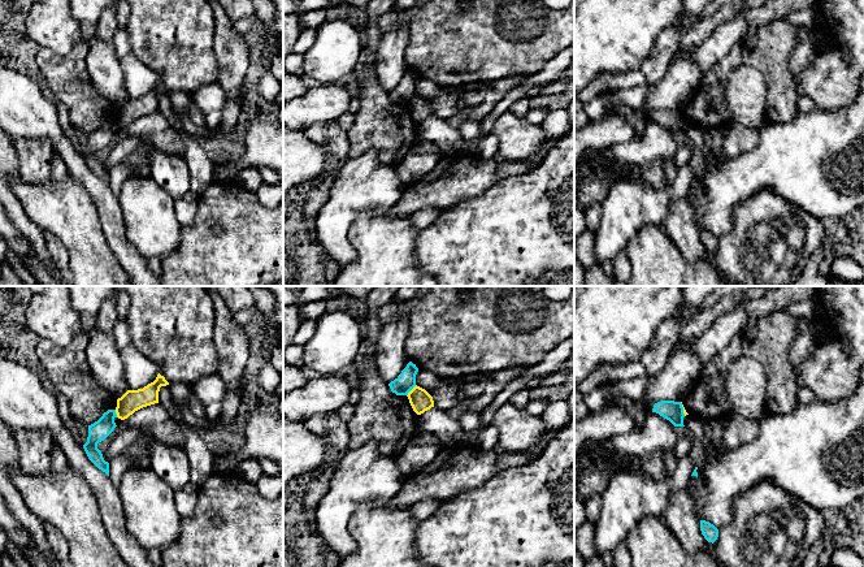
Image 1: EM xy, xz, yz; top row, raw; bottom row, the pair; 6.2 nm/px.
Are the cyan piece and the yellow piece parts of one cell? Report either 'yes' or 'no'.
no

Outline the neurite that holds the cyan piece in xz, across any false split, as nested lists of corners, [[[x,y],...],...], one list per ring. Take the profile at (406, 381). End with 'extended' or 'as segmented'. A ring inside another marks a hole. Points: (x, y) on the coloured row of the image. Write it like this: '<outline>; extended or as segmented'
[[[409,362],[401,373],[388,384],[392,393],[396,395],[408,395],[408,393],[416,386],[416,375],[418,368]]]; as segmented

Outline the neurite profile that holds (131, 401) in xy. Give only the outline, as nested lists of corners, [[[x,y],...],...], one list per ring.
[[[159,373],[156,380],[143,389],[127,390],[121,398],[117,399],[117,417],[125,420],[135,411],[159,403],[160,388],[166,385],[169,385],[169,382]]]

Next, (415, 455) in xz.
[[[411,441],[396,456],[396,466],[404,476],[412,476],[431,463],[439,454],[438,443]]]

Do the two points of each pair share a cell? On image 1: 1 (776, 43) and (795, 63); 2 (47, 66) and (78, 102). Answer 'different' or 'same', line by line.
1: different
2: same

